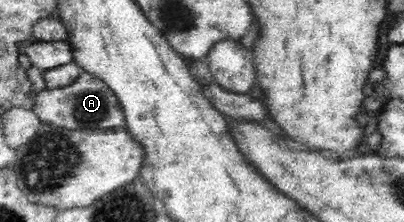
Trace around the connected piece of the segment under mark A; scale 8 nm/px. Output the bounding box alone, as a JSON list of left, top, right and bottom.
[33,71,127,129]

